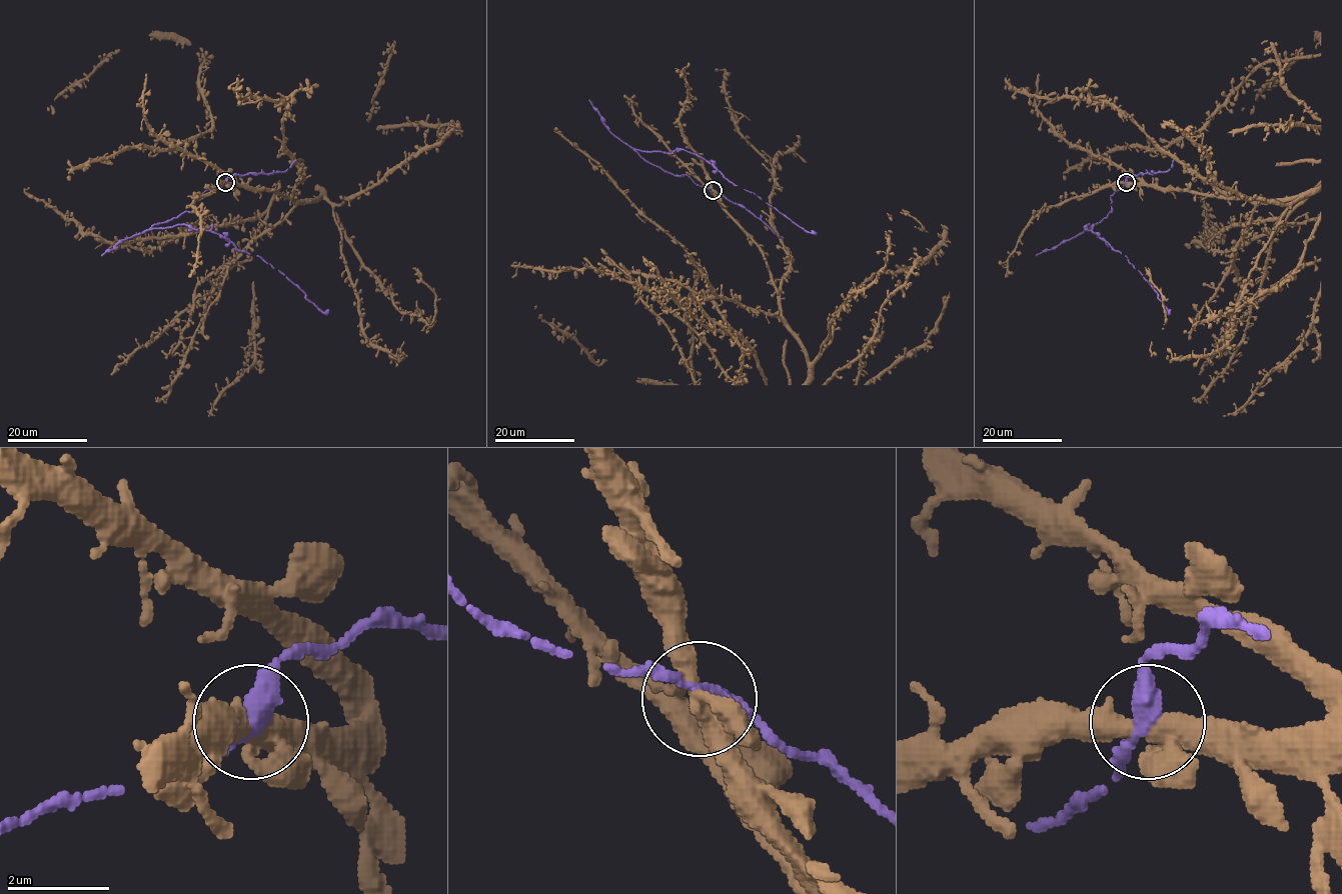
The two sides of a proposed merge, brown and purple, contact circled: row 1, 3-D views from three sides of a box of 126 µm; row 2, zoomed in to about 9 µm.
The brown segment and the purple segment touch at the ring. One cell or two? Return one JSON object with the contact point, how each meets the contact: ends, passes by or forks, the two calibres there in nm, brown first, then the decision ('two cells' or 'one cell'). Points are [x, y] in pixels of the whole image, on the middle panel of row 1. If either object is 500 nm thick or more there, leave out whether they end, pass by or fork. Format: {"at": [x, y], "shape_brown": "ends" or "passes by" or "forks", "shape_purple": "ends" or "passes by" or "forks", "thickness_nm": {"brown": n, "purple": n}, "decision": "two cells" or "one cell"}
{"at": [713, 190], "shape_brown": "forks", "shape_purple": "passes by", "thickness_nm": {"brown": 360, "purple": 320}, "decision": "two cells"}

